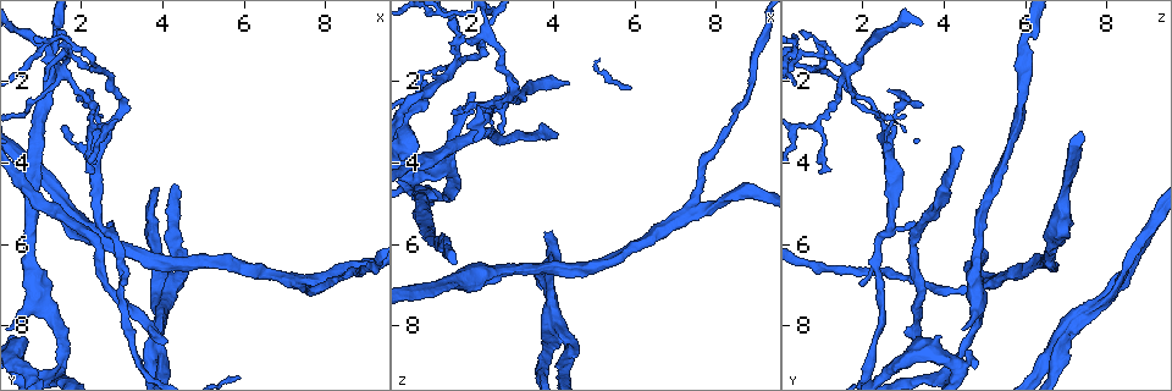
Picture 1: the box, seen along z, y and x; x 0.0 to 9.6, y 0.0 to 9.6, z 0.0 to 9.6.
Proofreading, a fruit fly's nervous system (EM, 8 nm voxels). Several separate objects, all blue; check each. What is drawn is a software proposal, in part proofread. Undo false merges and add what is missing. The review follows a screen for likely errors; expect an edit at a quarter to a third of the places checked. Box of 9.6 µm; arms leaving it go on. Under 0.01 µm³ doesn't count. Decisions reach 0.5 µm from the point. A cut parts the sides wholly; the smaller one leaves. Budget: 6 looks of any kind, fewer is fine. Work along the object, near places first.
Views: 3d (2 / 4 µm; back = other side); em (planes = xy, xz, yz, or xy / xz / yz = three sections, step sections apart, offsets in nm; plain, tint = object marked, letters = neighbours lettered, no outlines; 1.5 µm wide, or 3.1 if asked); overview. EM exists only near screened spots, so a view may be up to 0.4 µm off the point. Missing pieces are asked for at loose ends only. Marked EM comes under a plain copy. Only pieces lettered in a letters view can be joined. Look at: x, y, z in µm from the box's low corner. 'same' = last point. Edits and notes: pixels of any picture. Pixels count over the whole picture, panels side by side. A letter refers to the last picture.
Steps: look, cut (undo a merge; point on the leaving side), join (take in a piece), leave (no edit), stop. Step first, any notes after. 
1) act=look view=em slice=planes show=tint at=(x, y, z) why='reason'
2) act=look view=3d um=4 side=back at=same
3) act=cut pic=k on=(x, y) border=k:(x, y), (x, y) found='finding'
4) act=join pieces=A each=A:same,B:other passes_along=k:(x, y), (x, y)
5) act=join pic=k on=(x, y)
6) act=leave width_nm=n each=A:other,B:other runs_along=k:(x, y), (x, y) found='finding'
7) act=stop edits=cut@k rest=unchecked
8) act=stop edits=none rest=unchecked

act=look view=em slice=planes show=tint at=(2.55, 3.40, 2.55) why='thin neck'

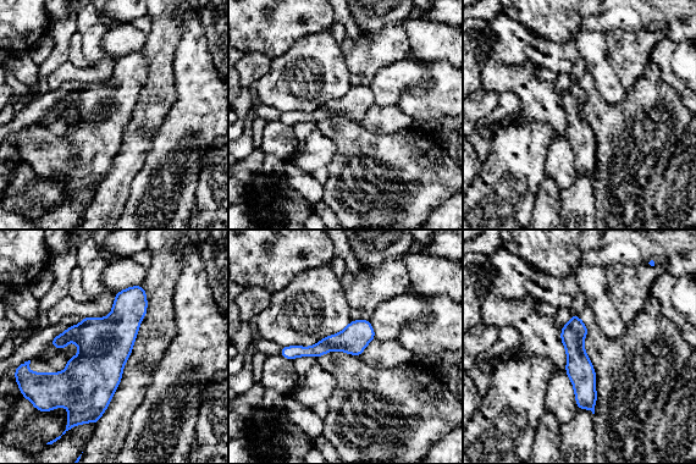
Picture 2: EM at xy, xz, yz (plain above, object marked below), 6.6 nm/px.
act=look view=em slice=planes show=letters at=same why='see the neighbours'

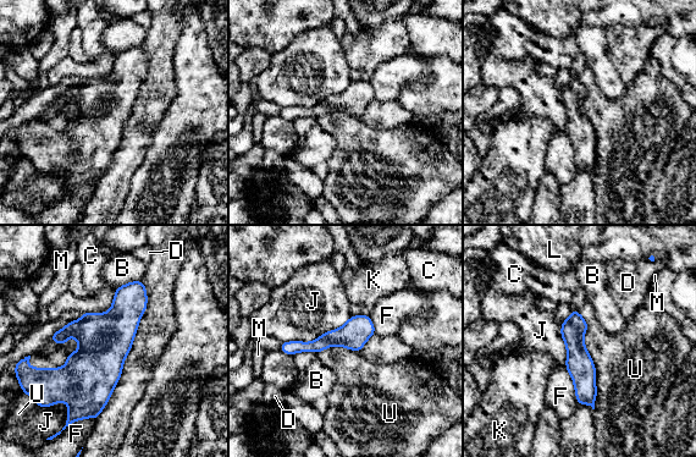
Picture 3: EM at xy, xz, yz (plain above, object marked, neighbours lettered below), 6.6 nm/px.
act=leave width_nm=180 each=B:other,C:other,D:other,F:other,J:other,K:other,L:other,M:other,U:other border=3:(578, 310), (595, 368), (594, 409) found='all the same cell'

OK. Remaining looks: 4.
act=look view=em slice=planes show=letters at=(1.55, 9.15, 4.10) why='three arms meet'

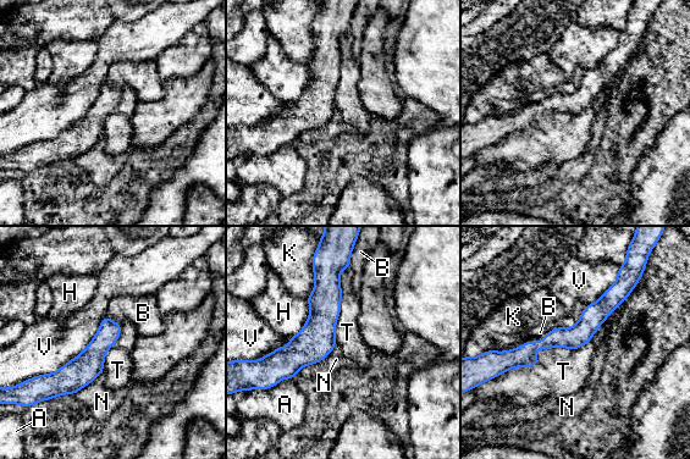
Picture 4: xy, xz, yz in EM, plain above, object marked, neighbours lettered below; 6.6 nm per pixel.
act=leave each=A:other,B:other,H:other,K:other,N:other,T:other,V:other border=4:(620, 303), (588, 342), (547, 352) found='all the same cell'

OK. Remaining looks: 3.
act=look view=3d um=2 at=(4.15, 8.45, 3.40) why='free end'

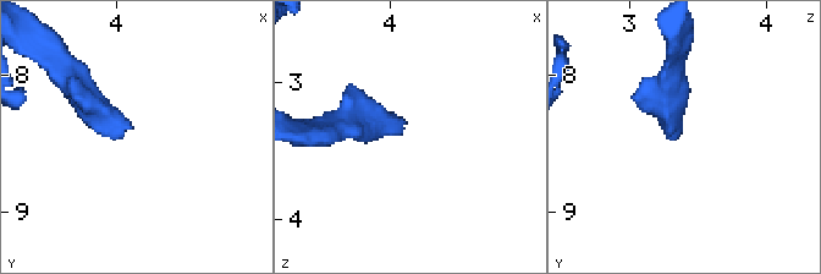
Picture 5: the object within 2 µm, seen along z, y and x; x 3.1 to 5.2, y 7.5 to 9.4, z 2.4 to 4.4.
act=look view=em slice=planes show=letters at=(4.10, 8.38, 3.34) why='now the EM'

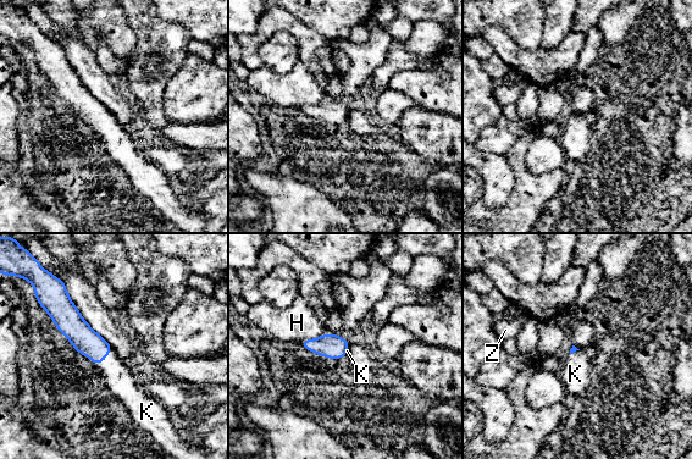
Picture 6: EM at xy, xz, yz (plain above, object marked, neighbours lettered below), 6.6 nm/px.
act=join pieces=K each=H:other,K:same,Z:other passes_along=6:(86, 341), (104, 359), (118, 375) found='it goes on there'

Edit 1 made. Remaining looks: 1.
act=stop edits=join@6 rest=unchecked

